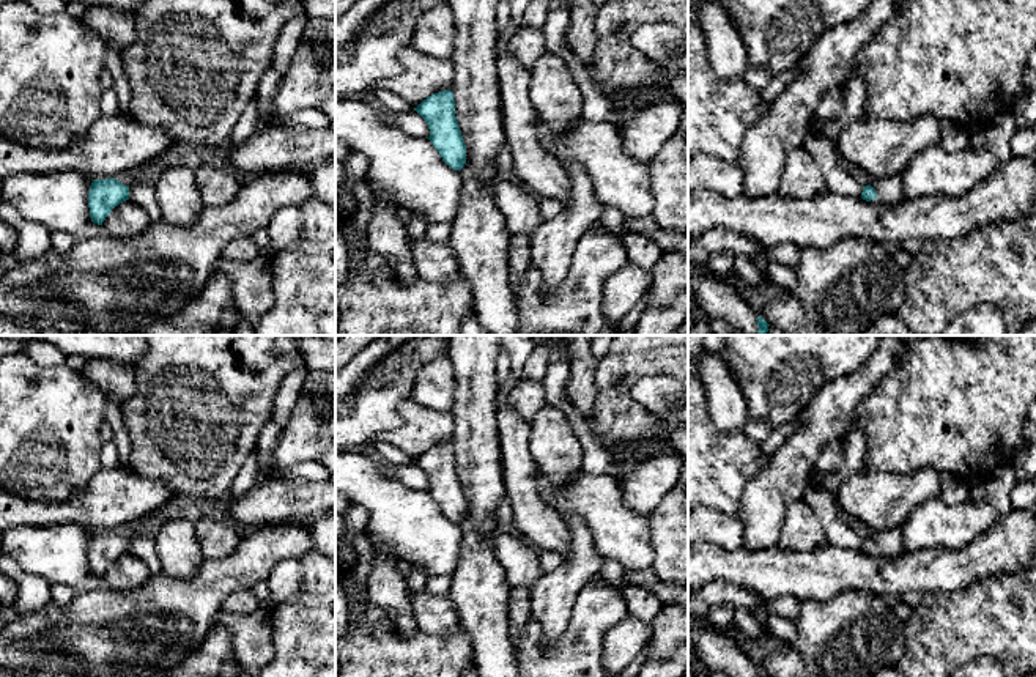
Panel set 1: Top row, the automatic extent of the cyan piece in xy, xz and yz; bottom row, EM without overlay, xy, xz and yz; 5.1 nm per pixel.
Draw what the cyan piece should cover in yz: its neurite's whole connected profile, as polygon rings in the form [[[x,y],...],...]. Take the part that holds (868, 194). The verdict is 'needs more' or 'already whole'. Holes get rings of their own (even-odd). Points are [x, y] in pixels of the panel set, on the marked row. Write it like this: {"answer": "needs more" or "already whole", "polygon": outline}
{"answer": "needs more", "polygon": [[[885,176],[869,186],[863,186],[861,198],[879,205],[896,205],[905,200],[901,176]]]}

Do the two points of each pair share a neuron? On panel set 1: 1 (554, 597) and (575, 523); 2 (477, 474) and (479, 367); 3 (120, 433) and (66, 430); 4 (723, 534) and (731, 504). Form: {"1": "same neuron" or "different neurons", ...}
{"1": "same neuron", "2": "same neuron", "3": "different neurons", "4": "different neurons"}

